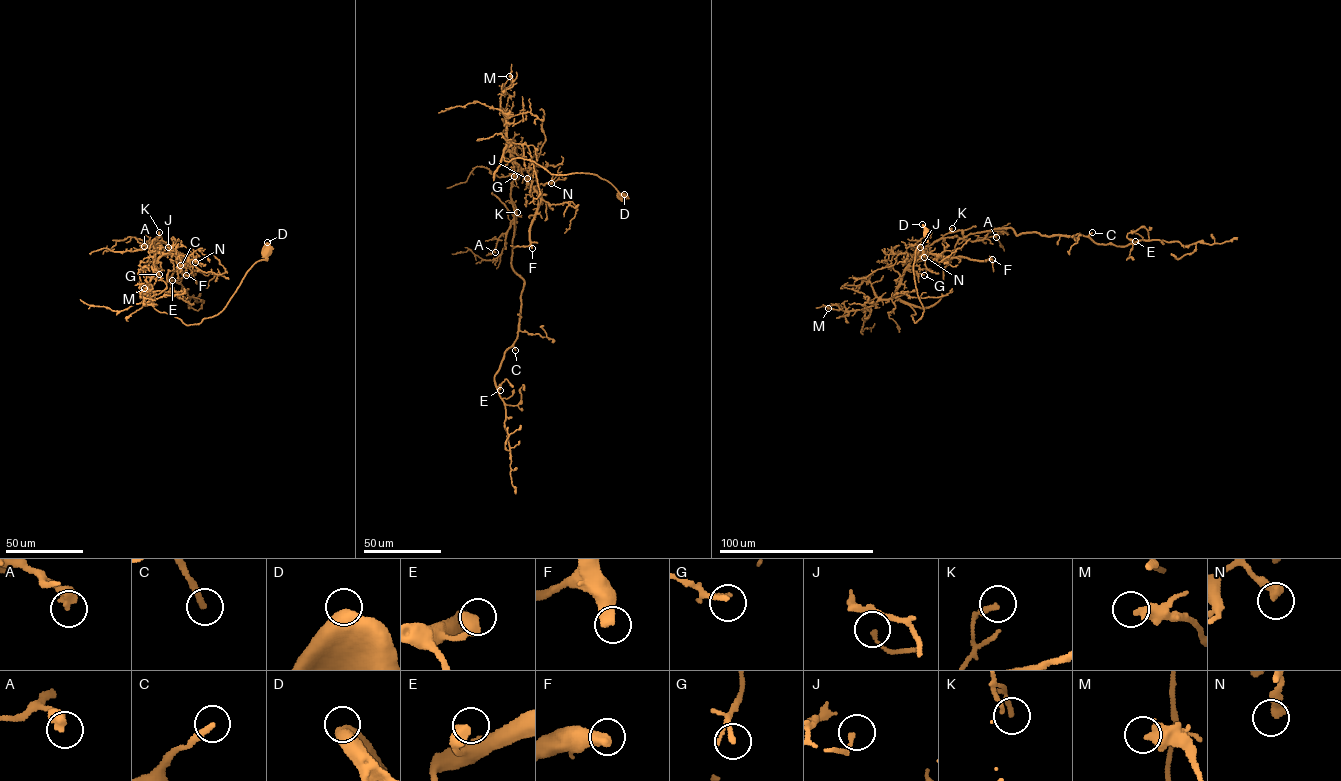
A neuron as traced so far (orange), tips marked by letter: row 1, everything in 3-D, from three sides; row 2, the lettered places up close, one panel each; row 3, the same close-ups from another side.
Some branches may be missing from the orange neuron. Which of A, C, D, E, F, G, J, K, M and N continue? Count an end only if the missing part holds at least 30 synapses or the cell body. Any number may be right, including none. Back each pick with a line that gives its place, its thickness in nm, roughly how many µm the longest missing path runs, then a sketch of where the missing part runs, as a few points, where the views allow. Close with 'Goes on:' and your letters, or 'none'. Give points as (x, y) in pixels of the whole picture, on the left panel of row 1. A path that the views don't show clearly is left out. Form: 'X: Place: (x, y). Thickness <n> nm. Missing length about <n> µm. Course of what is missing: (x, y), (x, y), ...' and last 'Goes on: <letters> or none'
C: Place: (180, 265). Thickness 240 nm. Missing length about 30 µm. Course of what is missing: (180, 265), (182, 260), (191, 260), (202, 270), (197, 272)
F: Place: (186, 275). Thickness 550 nm. Missing length about 60 µm. Course of what is missing: (186, 275), (209, 279), (215, 296), (221, 286)
Goes on: C, F

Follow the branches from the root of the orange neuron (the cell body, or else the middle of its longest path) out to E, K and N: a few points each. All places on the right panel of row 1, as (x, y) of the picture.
E: (927, 232), (913, 266), (924, 310), (915, 323), (909, 305), (939, 299), (943, 269), (969, 234), (1135, 241)
K: (927, 232), (913, 266), (924, 310), (915, 323), (916, 312), (896, 296), (901, 276), (913, 254), (952, 228)
N: (927, 232), (913, 266), (924, 310), (915, 323), (896, 288), (922, 250), (924, 257)

